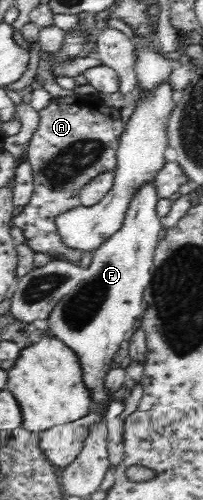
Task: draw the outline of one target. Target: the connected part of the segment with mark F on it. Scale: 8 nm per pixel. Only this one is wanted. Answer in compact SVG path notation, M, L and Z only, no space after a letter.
M153 181L146 183L142 190L139 190L133 201L126 209L126 217L120 229L109 237L102 245L98 246L92 252L91 263L85 269L85 276L78 282L75 288L72 288L68 294L59 299L54 306L53 312L47 317L48 330L46 334L62 341L67 345L78 358L79 367L82 370L82 381L87 391L90 392L91 405L94 409L103 409L107 411L108 406L113 401L108 388L106 388L106 373L109 373L115 364L114 355L117 355L122 341L126 339L126 332L131 329L137 329L136 319L140 319L142 311L142 297L144 297L144 283L148 277L148 271L152 267L153 253L160 239L161 226L160 217L156 214L156 204L160 199L156 194L156 185Z

